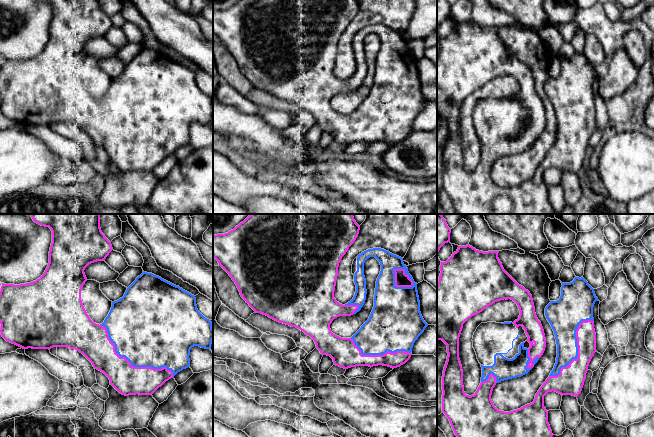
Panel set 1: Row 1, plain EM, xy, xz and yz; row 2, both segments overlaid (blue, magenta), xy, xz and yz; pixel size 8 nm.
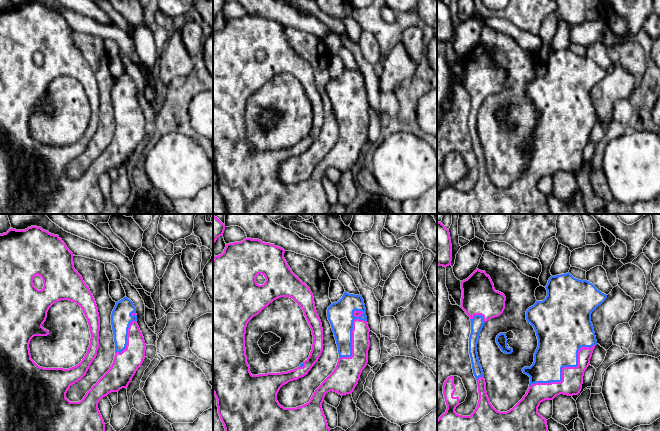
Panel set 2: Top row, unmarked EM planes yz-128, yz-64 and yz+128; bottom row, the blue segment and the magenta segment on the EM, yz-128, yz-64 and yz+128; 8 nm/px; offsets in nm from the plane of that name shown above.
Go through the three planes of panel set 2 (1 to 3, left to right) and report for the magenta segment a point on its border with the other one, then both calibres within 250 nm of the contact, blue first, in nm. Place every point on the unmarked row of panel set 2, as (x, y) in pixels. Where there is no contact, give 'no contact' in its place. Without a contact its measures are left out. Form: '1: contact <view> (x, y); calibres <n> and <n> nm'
1: contact yz-128 (126, 114); calibres 170 and 200 nm
2: contact yz-64 (351, 114); calibres 220 and 200 nm
3: contact yz+128 (563, 142); calibres 380 and 180 nm

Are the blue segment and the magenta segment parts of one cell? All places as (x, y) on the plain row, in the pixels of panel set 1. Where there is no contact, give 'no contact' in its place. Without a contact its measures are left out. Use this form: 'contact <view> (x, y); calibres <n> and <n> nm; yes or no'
contact xy (132, 141); calibres 460 and 240 nm; yes

